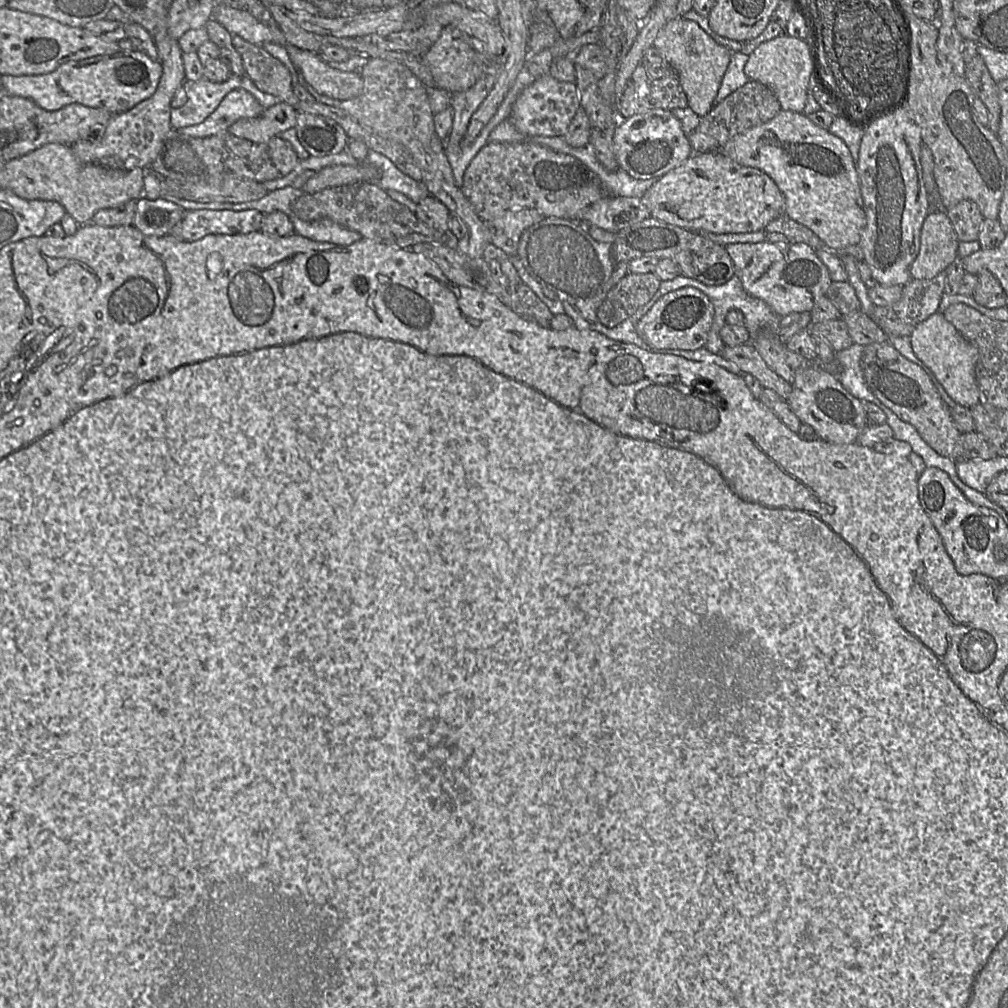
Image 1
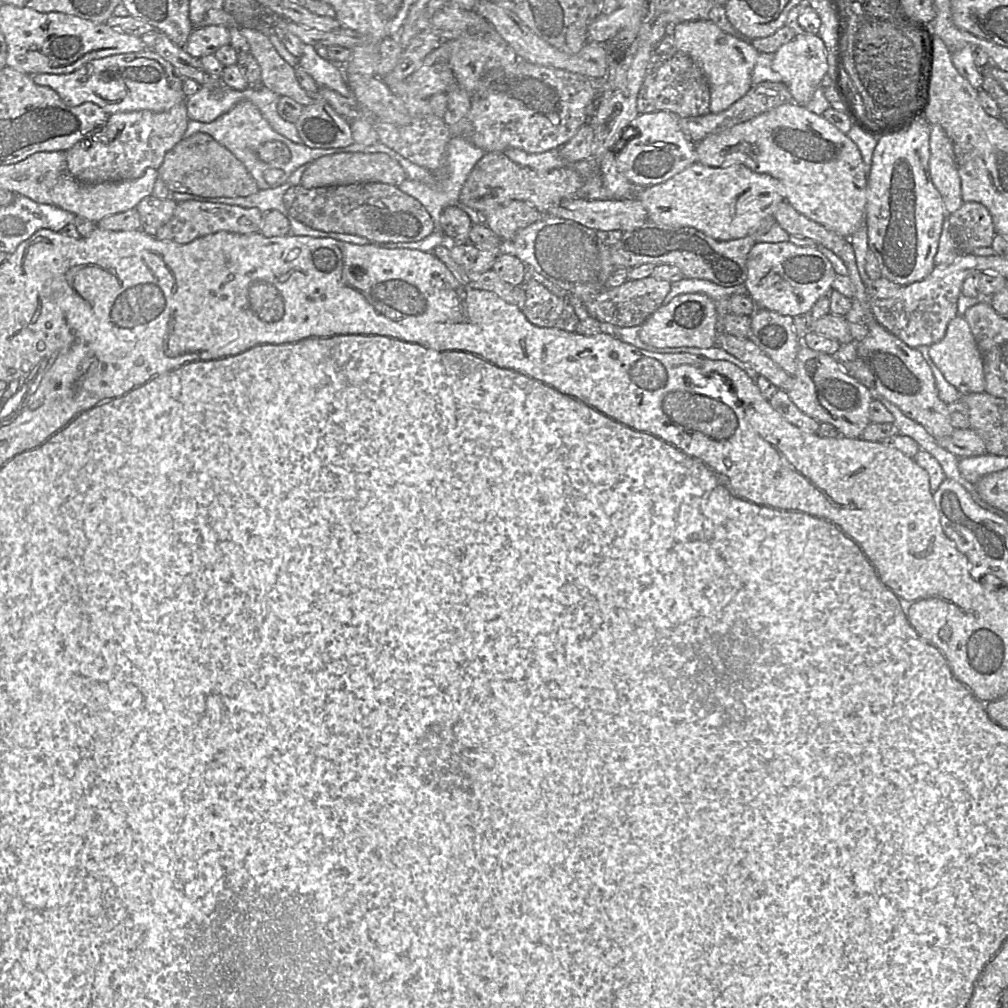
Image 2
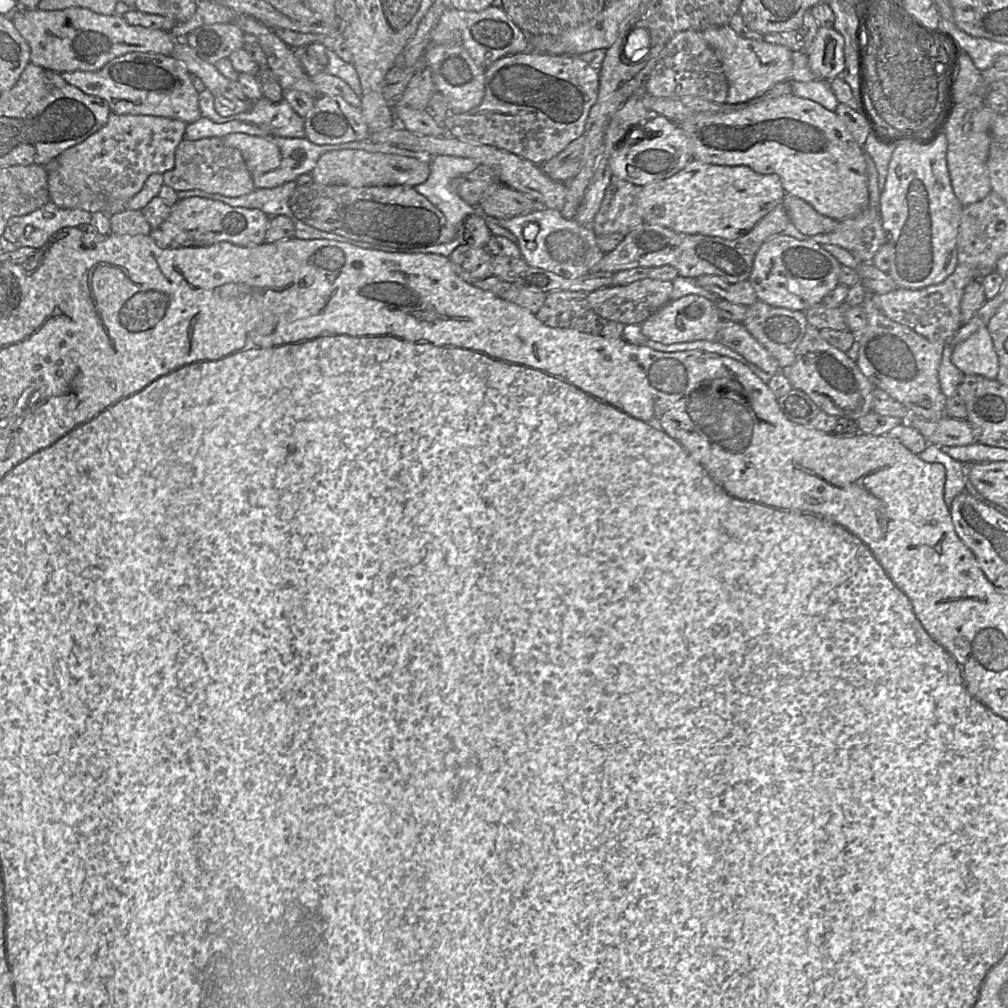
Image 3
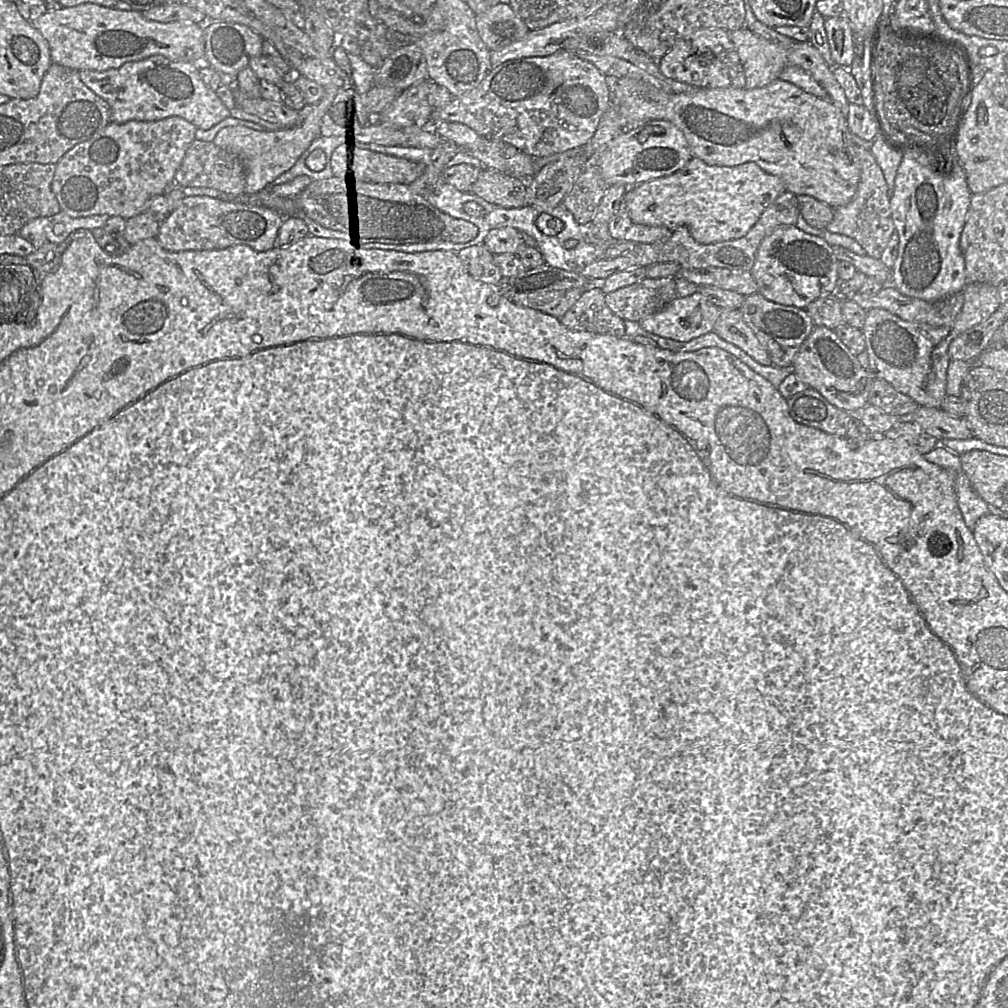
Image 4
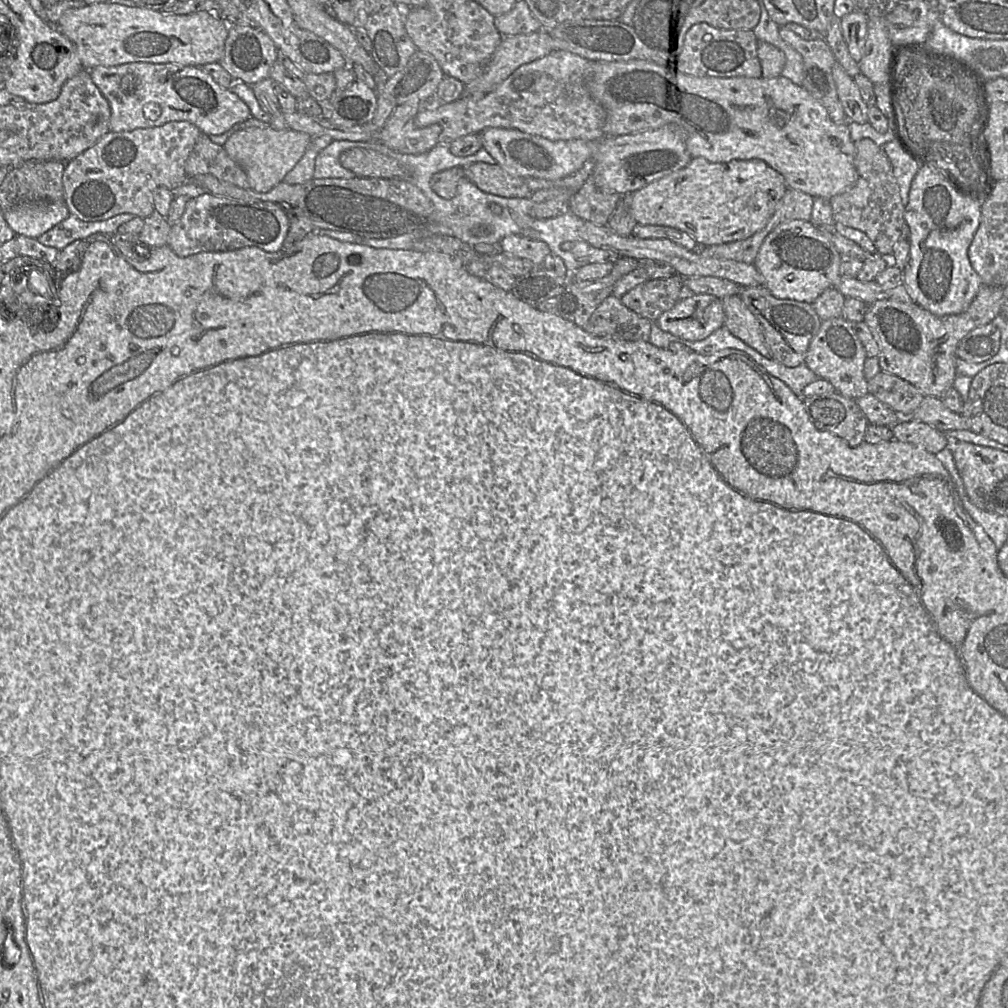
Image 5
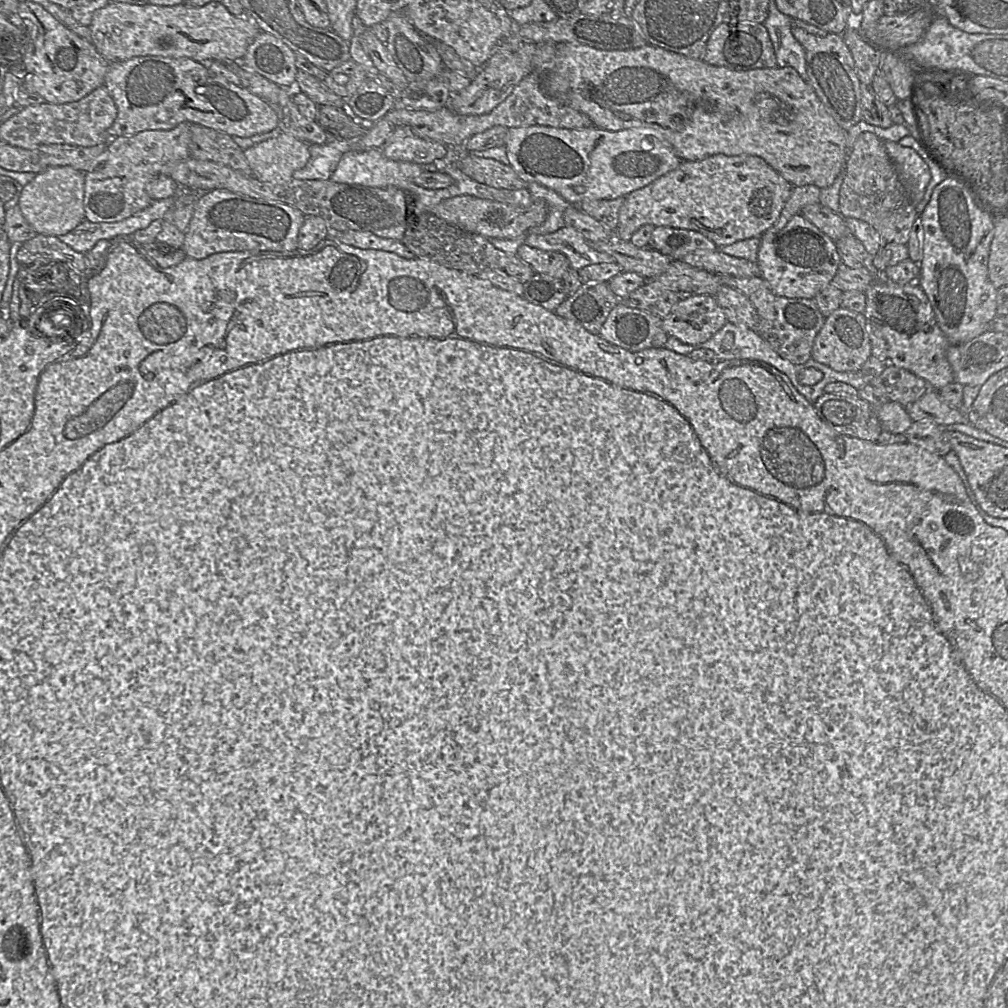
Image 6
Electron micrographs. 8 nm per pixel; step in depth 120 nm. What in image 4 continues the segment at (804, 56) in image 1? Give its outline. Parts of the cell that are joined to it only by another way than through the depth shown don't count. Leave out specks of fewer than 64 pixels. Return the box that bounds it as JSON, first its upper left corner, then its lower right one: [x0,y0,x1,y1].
[824,16,854,67]

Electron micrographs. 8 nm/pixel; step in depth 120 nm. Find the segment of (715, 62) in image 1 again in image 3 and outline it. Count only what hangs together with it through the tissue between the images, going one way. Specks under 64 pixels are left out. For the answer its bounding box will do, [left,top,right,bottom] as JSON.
[701,25,793,104]

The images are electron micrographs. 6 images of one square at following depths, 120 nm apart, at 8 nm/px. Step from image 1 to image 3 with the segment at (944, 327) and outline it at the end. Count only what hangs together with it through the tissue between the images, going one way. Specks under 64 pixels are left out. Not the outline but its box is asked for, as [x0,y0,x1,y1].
[951,328,999,379]

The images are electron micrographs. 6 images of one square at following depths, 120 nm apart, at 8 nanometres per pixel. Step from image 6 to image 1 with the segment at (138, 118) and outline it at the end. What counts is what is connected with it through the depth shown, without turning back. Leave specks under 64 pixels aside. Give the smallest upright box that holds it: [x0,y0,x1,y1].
[1,50,162,114]

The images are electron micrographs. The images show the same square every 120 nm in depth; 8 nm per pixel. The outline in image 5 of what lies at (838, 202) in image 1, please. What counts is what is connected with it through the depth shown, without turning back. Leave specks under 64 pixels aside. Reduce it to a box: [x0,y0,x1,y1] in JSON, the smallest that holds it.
[590,60,857,199]

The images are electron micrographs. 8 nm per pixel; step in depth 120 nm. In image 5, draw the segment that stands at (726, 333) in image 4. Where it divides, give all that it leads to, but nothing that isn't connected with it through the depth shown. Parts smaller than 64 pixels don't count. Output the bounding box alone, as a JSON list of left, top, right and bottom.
[722,295,771,358]

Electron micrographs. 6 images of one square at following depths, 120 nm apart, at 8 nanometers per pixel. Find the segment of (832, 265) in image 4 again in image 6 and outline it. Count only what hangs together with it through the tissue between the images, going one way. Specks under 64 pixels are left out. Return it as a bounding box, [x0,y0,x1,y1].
[757,214,841,299]

